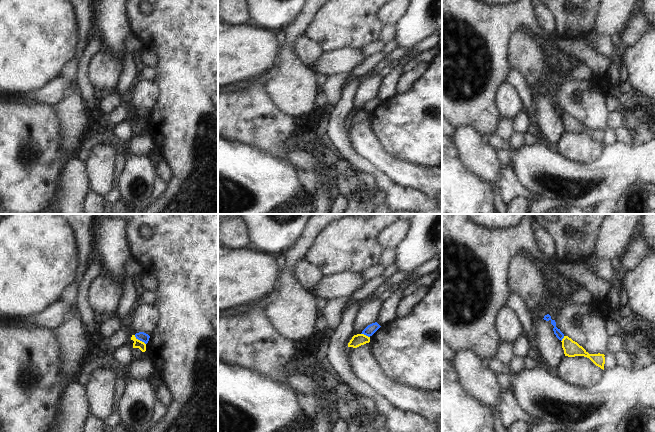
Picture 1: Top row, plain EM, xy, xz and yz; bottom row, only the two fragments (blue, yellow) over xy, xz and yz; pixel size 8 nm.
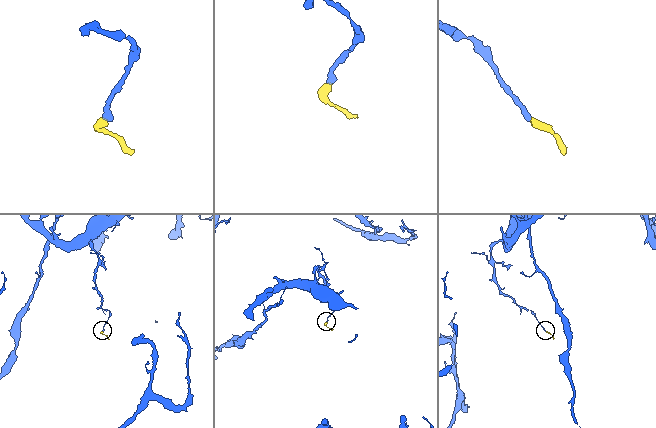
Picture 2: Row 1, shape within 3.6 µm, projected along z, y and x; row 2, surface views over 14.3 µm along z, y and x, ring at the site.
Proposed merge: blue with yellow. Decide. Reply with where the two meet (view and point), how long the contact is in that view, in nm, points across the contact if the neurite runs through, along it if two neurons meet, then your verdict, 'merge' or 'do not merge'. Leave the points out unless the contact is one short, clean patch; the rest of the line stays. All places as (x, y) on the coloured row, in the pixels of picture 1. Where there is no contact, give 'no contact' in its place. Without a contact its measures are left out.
meets blue in xy at (140, 340); contact 120 nm long; border along xy (134, 335), (145, 344); do not merge

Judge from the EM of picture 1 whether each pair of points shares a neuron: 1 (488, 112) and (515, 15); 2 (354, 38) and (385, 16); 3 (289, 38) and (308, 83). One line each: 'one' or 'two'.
1: one
2: two
3: one

